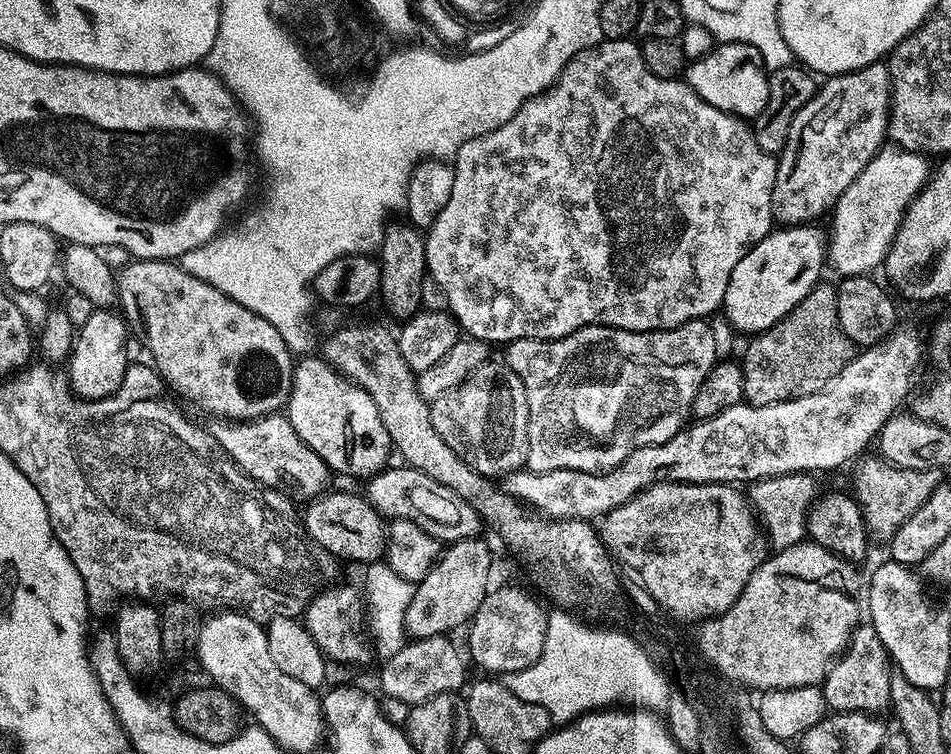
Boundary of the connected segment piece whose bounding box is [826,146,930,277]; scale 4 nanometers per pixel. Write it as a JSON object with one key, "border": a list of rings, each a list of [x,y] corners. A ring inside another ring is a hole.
{"border":[[[885,146],[880,149],[872,161],[850,182],[850,186],[836,203],[832,216],[832,236],[830,232],[830,243],[826,248],[826,256],[834,267],[840,271],[841,277],[863,276],[875,273],[875,268],[879,269],[883,265],[885,258],[888,257],[888,247],[896,237],[896,232],[900,224],[904,221],[904,214],[912,204],[912,199],[919,194],[924,185],[930,179],[930,167],[928,168],[929,157],[919,152],[906,152],[903,148],[895,146]]]}

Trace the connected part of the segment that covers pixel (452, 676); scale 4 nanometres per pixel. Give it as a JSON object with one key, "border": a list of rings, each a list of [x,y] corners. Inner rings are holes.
{"border":[[[442,635],[425,640],[413,639],[405,643],[403,648],[399,648],[393,656],[383,661],[385,664],[380,672],[379,691],[390,698],[402,698],[402,702],[411,706],[426,702],[444,692],[456,692],[460,687],[463,689],[465,657],[462,652],[460,657],[459,650],[448,640],[451,639],[447,635]]]}

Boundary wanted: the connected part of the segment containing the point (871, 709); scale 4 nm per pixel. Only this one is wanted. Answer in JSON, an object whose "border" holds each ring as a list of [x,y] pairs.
{"border":[[[870,622],[857,624],[848,647],[828,670],[822,681],[824,703],[833,713],[866,712],[880,714],[890,704],[890,657],[878,636],[875,626]]]}

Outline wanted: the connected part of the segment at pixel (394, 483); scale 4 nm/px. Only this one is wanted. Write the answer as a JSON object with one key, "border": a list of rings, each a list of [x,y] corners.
{"border":[[[409,466],[392,467],[385,467],[383,472],[375,473],[367,481],[369,484],[366,500],[381,517],[414,522],[414,526],[418,526],[436,542],[471,540],[481,535],[482,521],[474,505],[448,486],[442,485],[417,469]]]}

